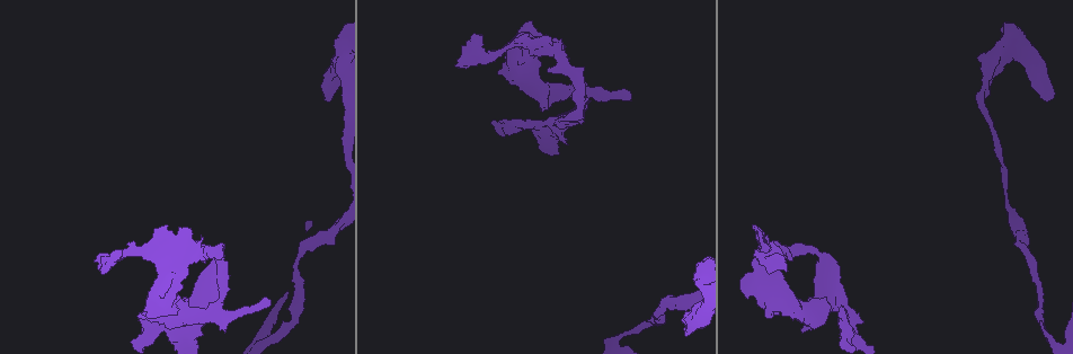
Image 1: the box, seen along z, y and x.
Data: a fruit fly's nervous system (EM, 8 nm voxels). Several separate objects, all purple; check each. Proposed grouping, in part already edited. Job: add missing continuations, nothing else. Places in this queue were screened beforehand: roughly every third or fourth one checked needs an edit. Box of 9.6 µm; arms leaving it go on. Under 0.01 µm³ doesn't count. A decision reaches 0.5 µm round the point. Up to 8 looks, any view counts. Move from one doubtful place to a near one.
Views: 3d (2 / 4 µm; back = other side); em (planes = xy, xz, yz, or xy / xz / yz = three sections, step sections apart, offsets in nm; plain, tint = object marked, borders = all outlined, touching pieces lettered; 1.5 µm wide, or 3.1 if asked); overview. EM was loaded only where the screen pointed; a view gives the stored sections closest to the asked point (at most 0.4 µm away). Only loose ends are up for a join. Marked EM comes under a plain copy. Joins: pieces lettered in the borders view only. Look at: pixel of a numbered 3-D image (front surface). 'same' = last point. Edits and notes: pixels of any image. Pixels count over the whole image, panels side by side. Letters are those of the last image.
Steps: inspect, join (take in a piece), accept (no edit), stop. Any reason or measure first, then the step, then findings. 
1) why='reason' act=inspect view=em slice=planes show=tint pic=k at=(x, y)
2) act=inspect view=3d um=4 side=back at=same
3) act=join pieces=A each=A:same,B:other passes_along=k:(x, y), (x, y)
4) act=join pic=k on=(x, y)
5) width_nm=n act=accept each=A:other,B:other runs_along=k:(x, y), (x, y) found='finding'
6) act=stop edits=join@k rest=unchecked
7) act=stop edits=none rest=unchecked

why='an open end' act=inspect view=em slice=planes show=borders pic=1 at=(551, 40)

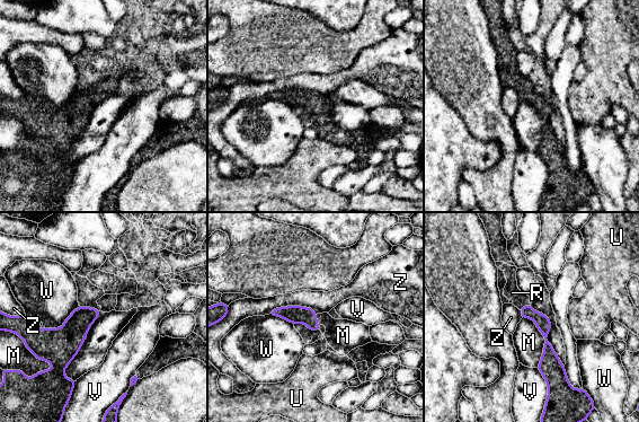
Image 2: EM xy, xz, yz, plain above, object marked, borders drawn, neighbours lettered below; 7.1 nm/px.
act=join pieces=R each=M:other,R:same,U:other,V:other,W:other,Z:other found='the neuron continues'

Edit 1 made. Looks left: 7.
why='an open end' act=inspect view=em slice=yz step=4 show=borders pic=1 at=(146, 315)

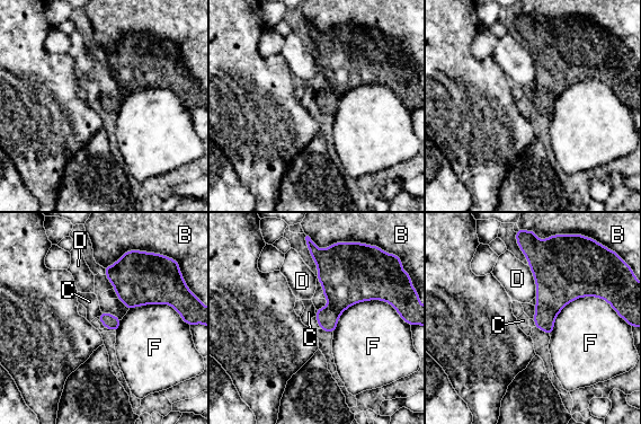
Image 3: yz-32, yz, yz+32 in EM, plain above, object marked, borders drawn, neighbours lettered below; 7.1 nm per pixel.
act=accept each=B:other,C:other,D:other,F:other border=3:(101, 312), (98, 316) found='no lettered piece goes on from it'

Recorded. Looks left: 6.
why='branch stops here' act=inspect view=3d um=4 pic=1 at=(335, 42)

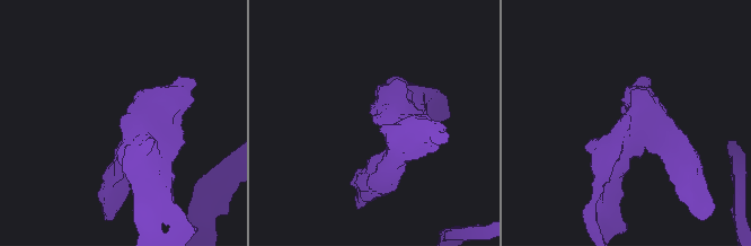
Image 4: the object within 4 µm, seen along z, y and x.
act=inspect view=em slice=xy step=4 show=borders pic=4 at=(373, 119)

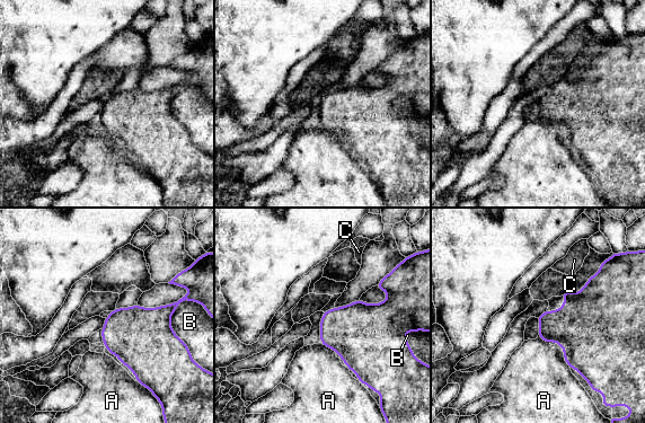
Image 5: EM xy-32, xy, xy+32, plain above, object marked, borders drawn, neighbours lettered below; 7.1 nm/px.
act=inspect view=em slice=planes show=borders at=same

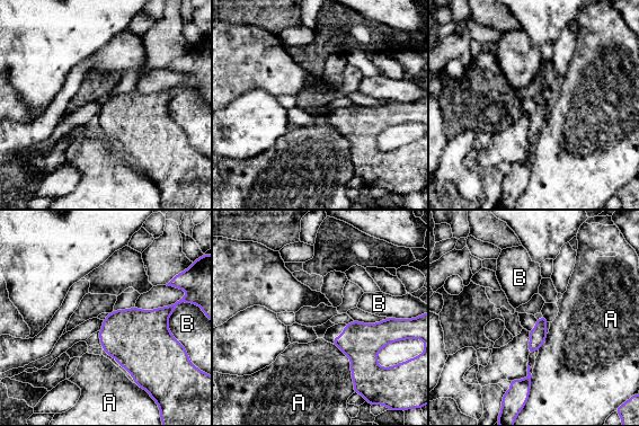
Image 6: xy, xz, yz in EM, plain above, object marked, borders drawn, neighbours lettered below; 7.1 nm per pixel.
act=accept each=A:other,B:other border=6:(334, 345), (349, 358), (354, 381) found='none of them fits'

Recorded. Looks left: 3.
act=stop edits=join@2 rest=unchecked

